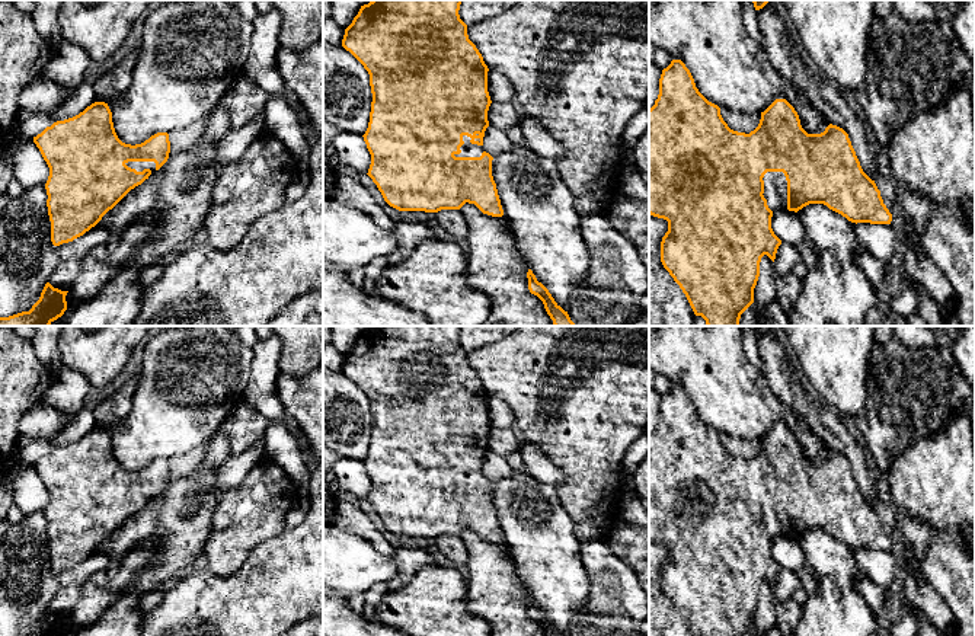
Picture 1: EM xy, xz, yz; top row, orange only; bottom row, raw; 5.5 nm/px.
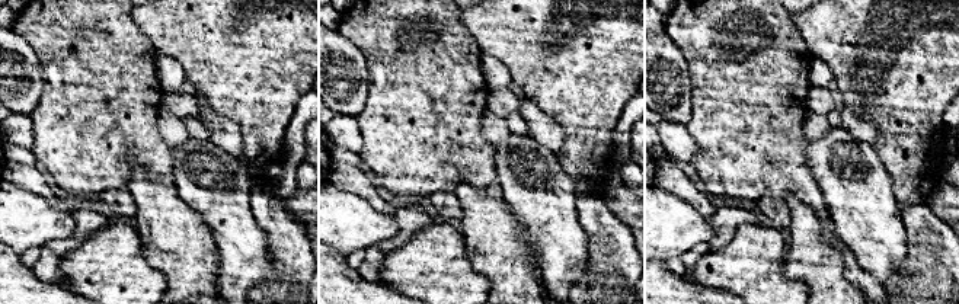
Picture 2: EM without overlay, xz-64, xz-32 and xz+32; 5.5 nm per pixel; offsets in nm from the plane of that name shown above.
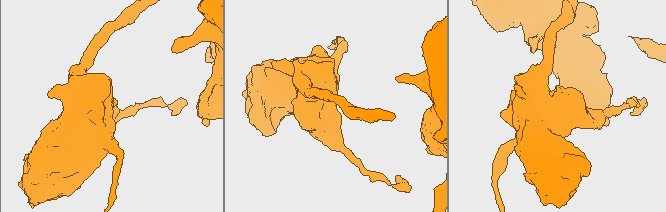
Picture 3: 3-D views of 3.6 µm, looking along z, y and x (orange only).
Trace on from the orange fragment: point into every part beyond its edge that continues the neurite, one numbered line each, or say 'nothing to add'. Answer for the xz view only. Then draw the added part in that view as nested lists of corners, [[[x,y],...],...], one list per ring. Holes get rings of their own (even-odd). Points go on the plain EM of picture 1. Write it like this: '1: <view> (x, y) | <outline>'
1: xz (467, 475) | [[[463,461],[464,470],[460,473],[461,479],[454,480],[455,483],[480,483],[482,479],[485,477],[483,472],[471,470],[470,463]]]

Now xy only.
1: xy (138, 492) | [[[128,488],[125,490],[131,495],[135,495],[137,498],[143,498],[144,495],[150,495],[151,499],[156,498],[156,489],[154,488]]]

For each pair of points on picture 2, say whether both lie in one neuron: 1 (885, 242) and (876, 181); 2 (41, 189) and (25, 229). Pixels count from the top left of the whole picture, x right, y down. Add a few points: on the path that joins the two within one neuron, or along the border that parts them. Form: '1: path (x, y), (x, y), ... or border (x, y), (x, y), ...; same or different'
1: path (876, 227), (876, 195); same
2: border (15, 184), (44, 197), (54, 205), (64, 204); different

